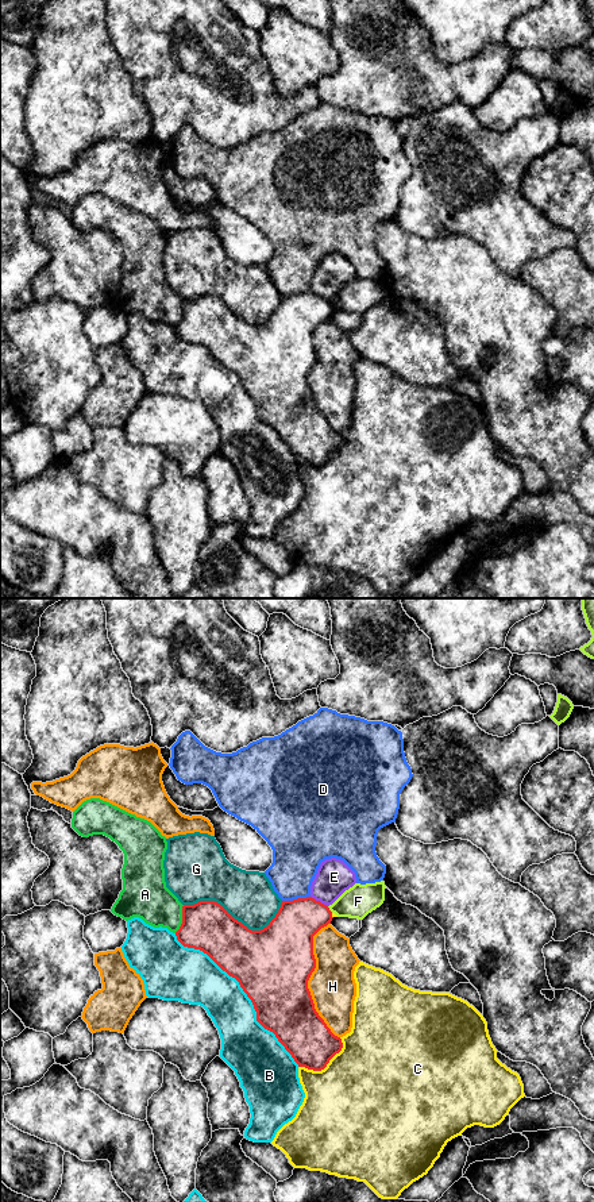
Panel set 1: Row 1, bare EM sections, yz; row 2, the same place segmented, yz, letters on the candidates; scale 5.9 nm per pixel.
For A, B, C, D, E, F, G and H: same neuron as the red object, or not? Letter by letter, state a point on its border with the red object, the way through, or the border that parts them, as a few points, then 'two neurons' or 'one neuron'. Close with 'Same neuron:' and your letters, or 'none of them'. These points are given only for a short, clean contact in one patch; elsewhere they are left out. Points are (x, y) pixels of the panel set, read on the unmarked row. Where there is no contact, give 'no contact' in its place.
A: contact yz (182, 314); two neurons
B: contact yz (245, 386); two neurons
C: contact yz (326, 461); two neurons
D: contact yz (297, 293); two neurons
E: contact yz (319, 296); border yz (311, 291), (327, 301); two neurons
F: contact yz (328, 304); two neurons
G: contact yz (236, 315); two neurons
H: contact yz (308, 374); two neurons
Same neuron: none of them

